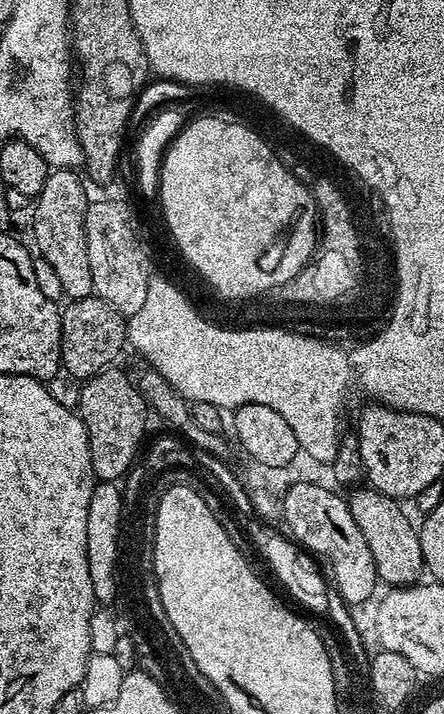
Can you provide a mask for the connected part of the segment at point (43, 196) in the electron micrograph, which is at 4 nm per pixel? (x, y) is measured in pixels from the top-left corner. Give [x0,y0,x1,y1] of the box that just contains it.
[32,168,94,300]

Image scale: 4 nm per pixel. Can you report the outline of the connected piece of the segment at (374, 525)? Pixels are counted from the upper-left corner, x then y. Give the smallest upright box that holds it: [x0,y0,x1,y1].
[347,486,425,586]

